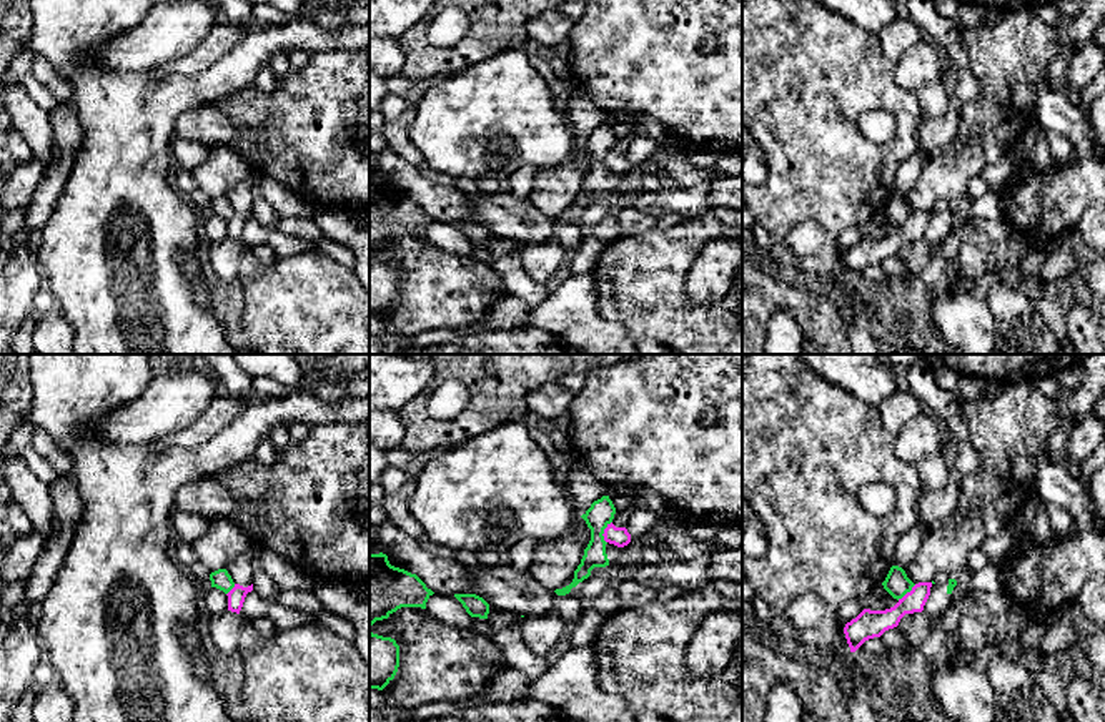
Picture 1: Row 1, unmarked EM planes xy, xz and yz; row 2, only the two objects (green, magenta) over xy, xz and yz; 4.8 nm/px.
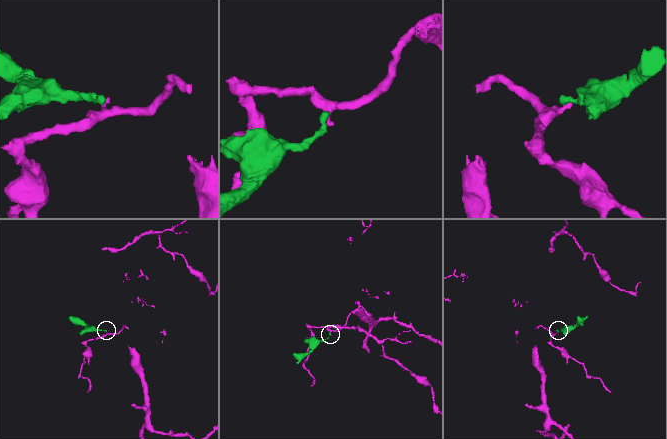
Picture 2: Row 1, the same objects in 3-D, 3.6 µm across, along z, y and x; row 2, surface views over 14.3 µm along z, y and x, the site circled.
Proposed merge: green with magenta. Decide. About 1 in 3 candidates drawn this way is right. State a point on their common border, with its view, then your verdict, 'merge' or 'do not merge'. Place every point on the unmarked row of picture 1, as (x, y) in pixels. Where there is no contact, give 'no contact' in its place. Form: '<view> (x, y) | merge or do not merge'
xz (603, 160) | do not merge

